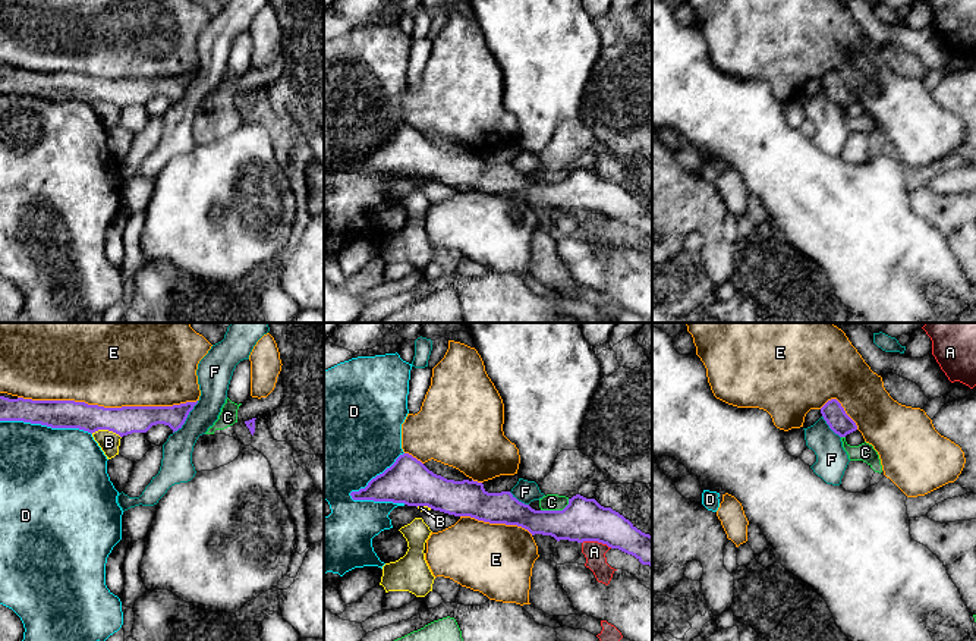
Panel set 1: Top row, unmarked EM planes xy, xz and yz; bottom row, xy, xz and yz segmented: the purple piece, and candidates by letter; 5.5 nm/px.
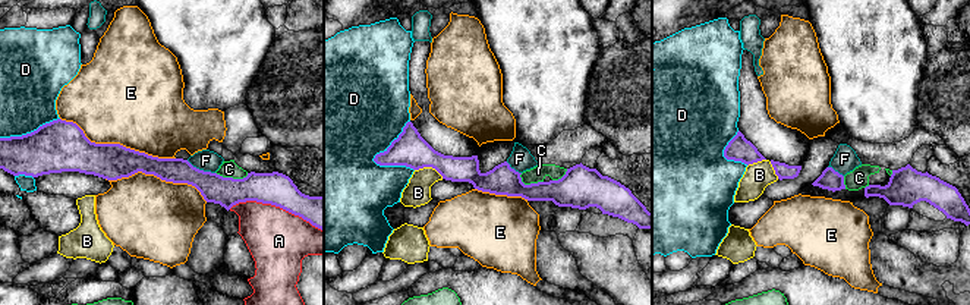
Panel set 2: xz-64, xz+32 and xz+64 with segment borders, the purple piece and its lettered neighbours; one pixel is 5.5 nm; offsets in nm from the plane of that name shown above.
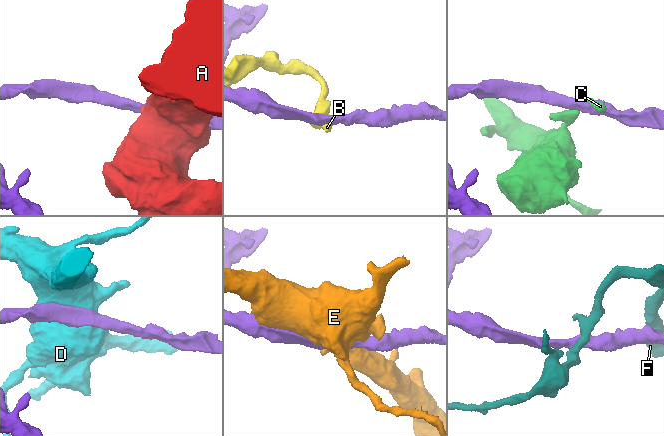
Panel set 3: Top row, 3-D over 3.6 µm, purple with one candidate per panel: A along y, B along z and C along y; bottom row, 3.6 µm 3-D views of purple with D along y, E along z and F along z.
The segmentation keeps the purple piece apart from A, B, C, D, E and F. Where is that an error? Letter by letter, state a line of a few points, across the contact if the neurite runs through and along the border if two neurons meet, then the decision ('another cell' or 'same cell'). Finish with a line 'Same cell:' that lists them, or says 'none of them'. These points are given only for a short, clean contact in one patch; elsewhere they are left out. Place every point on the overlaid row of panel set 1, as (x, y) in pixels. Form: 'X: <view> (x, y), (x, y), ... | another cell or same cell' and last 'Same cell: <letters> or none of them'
A: another cell
B: xy (91, 433), (112, 430), (120, 437) | another cell
C: another cell
D: another cell
E: another cell
F: xy (198, 401), (186, 420), (173, 433) | another cell
Same cell: none of them

